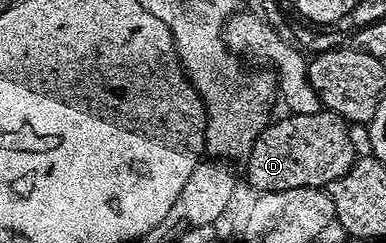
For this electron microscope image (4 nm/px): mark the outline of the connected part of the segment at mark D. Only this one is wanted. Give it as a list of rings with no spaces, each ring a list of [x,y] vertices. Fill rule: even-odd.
[[[322,109],[319,113],[299,113],[298,115],[286,114],[286,119],[278,123],[270,122],[260,131],[253,140],[253,148],[249,150],[244,160],[245,175],[249,183],[254,187],[254,192],[282,191],[283,189],[299,189],[300,187],[328,188],[331,181],[343,177],[353,167],[355,154],[353,155],[353,135],[350,124],[336,115],[334,111]]]

